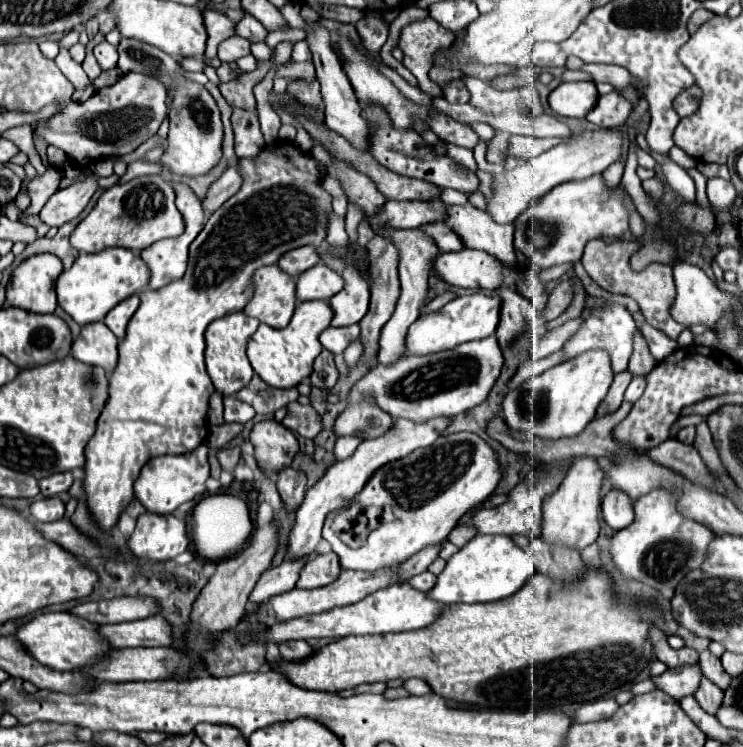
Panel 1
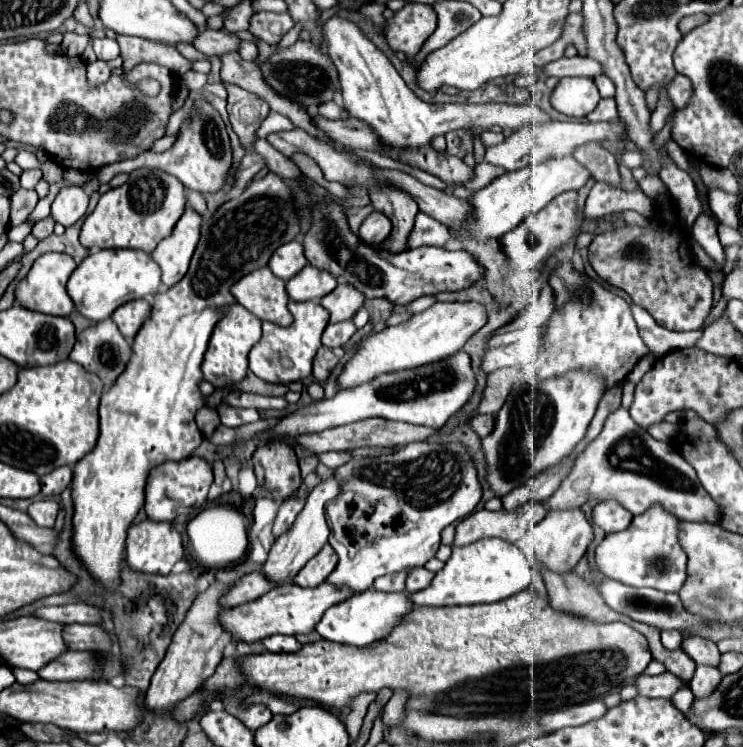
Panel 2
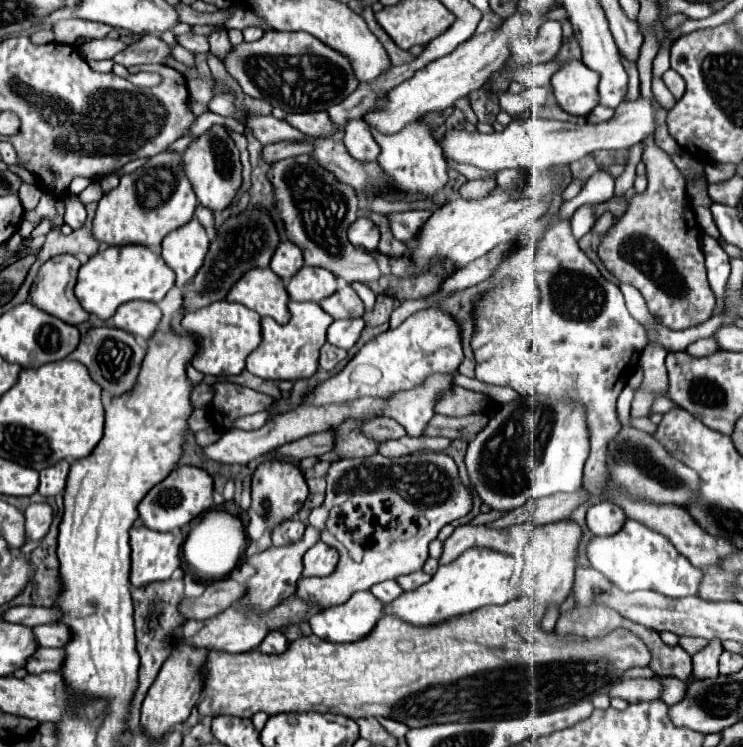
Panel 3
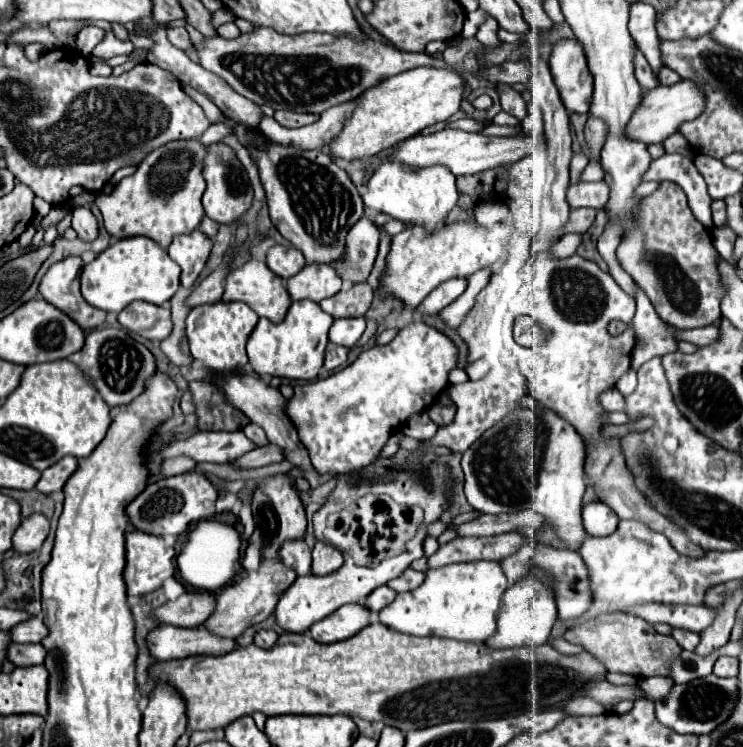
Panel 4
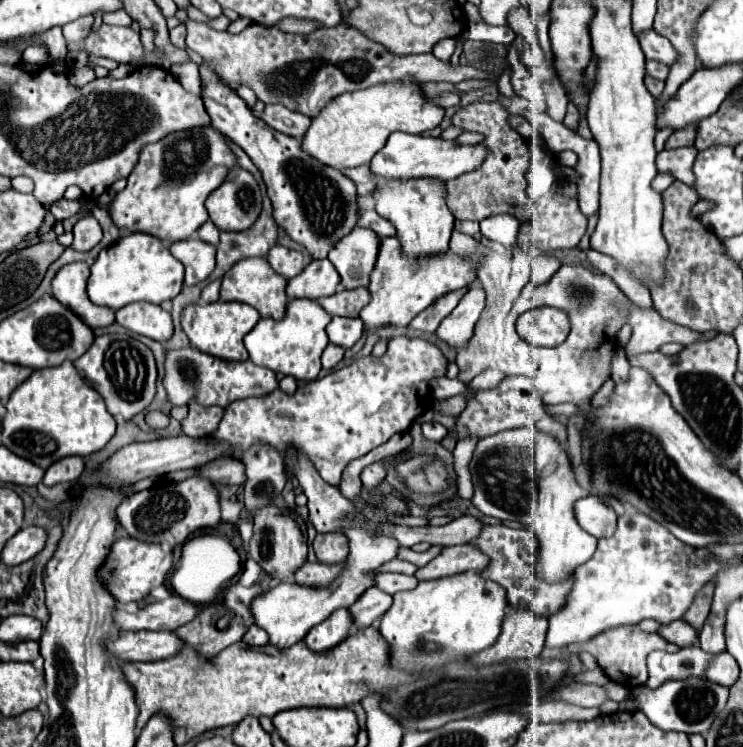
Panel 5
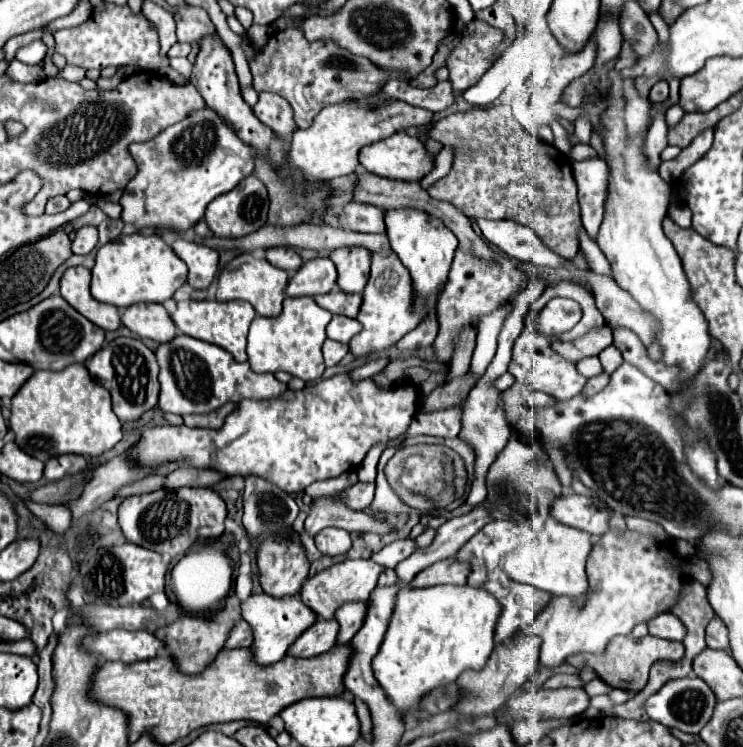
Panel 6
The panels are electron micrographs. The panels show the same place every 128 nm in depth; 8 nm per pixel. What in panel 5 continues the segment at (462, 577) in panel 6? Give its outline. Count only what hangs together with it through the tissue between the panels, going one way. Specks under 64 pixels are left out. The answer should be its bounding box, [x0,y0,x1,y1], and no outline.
[416,544,488,580]

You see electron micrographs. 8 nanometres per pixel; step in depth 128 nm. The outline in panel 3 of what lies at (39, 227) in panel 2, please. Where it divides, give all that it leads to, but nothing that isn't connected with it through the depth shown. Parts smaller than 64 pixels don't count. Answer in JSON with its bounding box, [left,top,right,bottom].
[24,194,62,226]

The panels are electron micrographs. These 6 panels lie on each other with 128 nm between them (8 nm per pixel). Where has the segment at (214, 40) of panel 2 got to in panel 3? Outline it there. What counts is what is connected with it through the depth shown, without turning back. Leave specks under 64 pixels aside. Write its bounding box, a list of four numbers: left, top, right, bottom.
[178,34,208,52]

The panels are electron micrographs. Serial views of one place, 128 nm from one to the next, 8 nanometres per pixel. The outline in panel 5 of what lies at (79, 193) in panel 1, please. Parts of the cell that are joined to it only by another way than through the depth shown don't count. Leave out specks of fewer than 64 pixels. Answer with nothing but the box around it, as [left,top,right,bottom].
[70,216,102,252]

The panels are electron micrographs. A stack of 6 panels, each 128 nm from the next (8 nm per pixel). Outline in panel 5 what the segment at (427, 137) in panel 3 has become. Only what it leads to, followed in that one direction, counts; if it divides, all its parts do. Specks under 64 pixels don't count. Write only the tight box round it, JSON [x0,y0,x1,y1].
[374,178,454,258]

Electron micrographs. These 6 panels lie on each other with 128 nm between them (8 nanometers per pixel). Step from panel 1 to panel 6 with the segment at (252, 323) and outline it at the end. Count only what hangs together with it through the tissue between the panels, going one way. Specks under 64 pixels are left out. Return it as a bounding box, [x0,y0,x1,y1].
[172,300,256,362]

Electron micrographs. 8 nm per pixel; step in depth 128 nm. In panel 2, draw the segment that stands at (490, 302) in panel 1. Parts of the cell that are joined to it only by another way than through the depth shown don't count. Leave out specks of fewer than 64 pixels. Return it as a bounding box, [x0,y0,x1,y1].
[338,302,486,390]

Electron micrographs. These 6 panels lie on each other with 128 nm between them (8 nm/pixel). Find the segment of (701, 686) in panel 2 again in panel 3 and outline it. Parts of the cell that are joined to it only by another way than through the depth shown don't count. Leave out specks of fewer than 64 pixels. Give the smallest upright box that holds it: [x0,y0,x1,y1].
[692,638,724,680]

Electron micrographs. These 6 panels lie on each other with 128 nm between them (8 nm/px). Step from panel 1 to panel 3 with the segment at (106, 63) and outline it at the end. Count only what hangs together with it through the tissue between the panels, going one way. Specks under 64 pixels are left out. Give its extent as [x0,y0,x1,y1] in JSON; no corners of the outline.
[82,38,128,60]

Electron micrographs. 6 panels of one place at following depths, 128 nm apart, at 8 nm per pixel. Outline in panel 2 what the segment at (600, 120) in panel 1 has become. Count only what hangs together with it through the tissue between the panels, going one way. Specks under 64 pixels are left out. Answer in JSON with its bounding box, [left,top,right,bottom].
[586,98,618,118]

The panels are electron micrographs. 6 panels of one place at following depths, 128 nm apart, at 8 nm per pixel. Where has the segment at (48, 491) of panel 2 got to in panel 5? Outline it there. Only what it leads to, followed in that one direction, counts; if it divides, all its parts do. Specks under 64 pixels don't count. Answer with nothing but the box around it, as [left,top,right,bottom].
[44,456,84,486]

